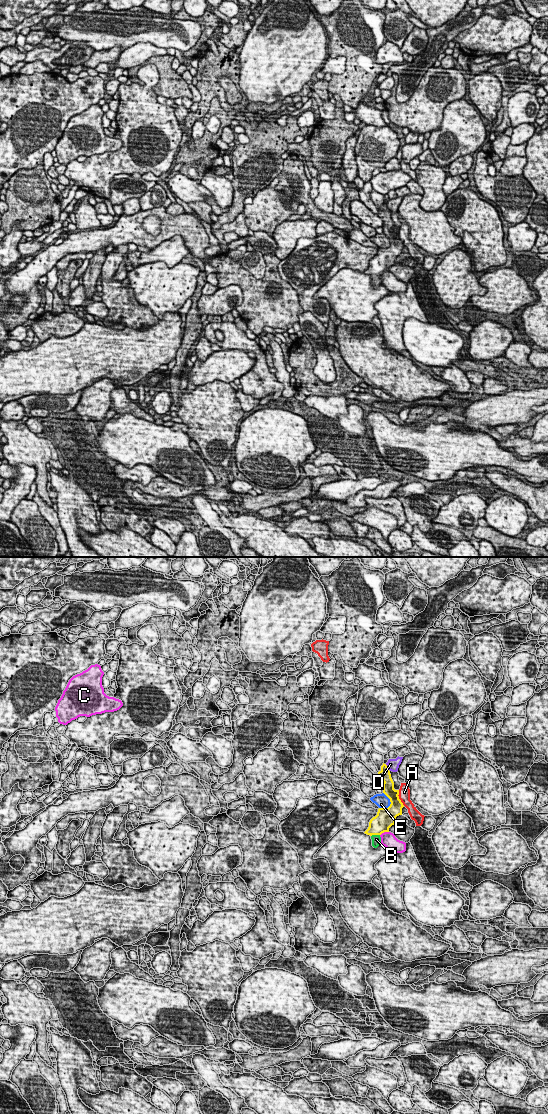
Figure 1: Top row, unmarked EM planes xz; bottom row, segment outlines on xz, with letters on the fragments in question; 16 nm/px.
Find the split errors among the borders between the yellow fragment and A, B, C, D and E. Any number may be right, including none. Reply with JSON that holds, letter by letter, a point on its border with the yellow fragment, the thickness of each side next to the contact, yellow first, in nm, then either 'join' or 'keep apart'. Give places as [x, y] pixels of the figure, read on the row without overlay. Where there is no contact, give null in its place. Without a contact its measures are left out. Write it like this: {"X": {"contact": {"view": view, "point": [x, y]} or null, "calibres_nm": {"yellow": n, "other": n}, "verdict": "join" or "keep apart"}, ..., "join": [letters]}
{"A": {"contact": {"view": "xz", "point": [398, 238]}, "calibres_nm": {"yellow": 220, "other": 190}, "verdict": "keep apart"}, "B": {"contact": {"view": "xz", "point": [375, 274]}, "calibres_nm": {"yellow": 300, "other": 160}, "verdict": "join"}, "C": {"contact": {"view": "xz", "point": [384, 271]}, "calibres_nm": {"yellow": 320, "other": 240}, "verdict": "keep apart"}, "D": {"contact": {"view": "xz", "point": [387, 207]}, "calibres_nm": {"yellow": 180, "other": 190}, "verdict": "keep apart"}, "E": {"contact": {"view": "xz", "point": [390, 244]}, "calibres_nm": {"yellow": 320, "other": 220}, "verdict": "keep apart"}, "join": ["B"]}

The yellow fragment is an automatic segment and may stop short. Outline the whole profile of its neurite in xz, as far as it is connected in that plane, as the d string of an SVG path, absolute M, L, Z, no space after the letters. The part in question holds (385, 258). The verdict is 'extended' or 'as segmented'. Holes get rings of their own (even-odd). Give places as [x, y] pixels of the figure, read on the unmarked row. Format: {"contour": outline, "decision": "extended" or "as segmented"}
{"contour": "M383 203L378 216L383 220L383 233L390 239L388 248L379 248L377 255L369 262L368 269L364 272L371 276L372 286L377 288L381 283L380 275L389 272L389 268L396 264L396 257L402 255L403 243L399 239L399 230L394 229L394 222L386 204Z", "decision": "extended"}

